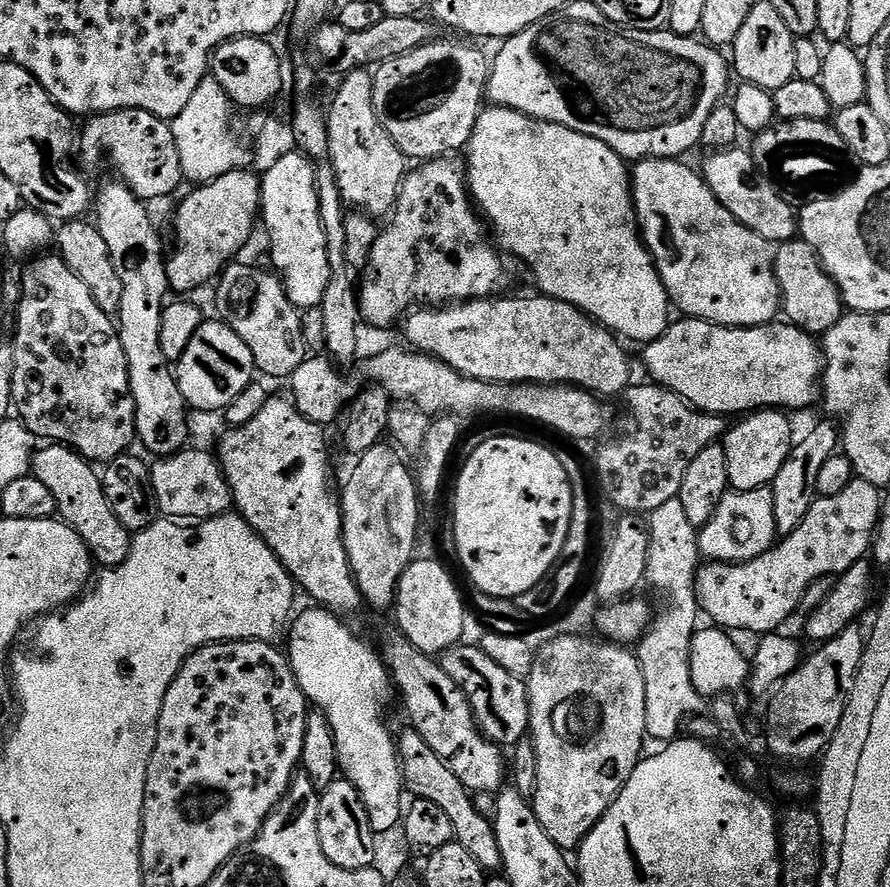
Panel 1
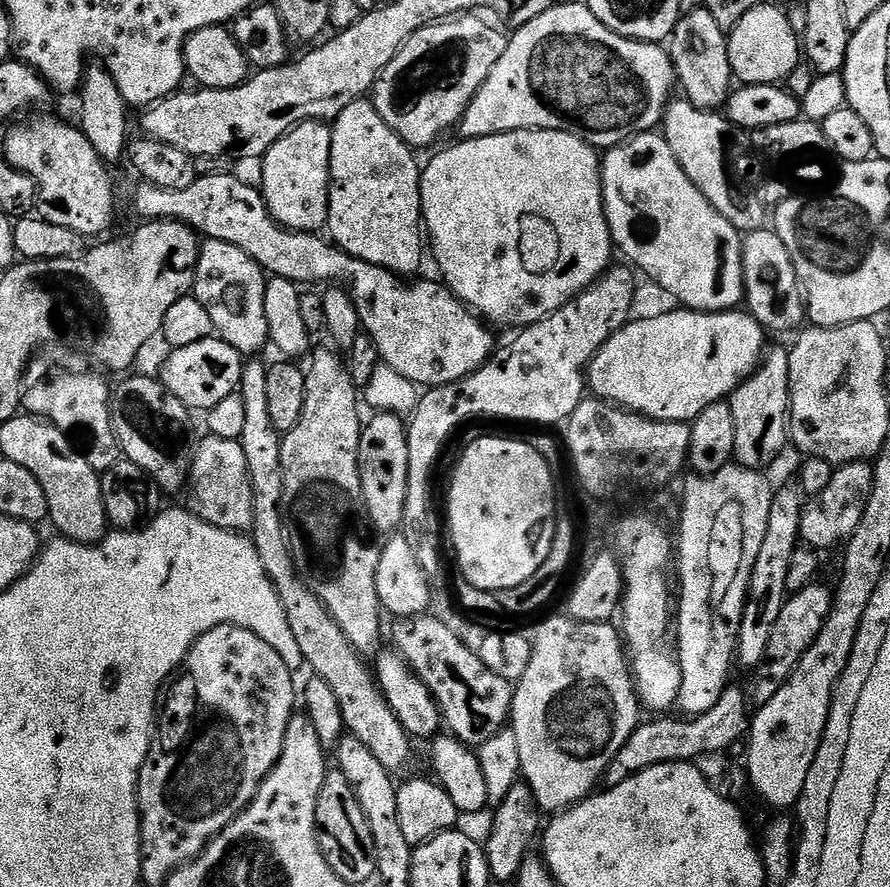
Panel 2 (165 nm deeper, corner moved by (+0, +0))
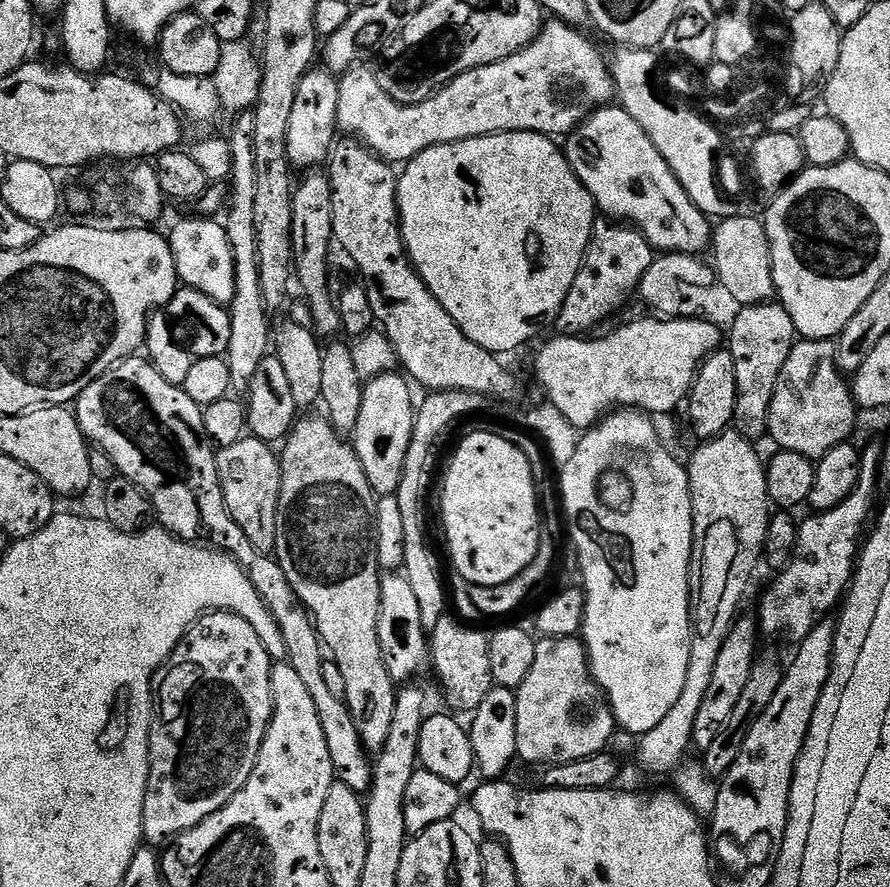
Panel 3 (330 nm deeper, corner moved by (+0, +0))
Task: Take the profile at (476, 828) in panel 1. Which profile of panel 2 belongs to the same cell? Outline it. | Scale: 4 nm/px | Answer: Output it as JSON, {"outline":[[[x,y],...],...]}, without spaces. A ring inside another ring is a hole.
{"outline":[[[260,358],[249,359],[244,365],[243,374],[240,375],[238,389],[242,402],[246,402],[246,423],[242,426],[239,442],[242,446],[242,454],[246,454],[246,466],[250,470],[250,486],[254,490],[254,522],[250,529],[250,539],[258,550],[258,558],[262,558],[262,566],[282,602],[282,610],[286,610],[286,618],[290,621],[290,631],[294,634],[294,639],[298,641],[298,647],[302,649],[305,665],[309,669],[312,667],[311,671],[318,678],[322,678],[322,682],[327,682],[334,689],[334,695],[338,697],[338,706],[342,710],[347,735],[358,738],[358,742],[365,743],[367,748],[374,753],[374,758],[382,762],[382,766],[386,766],[389,770],[404,768],[412,756],[413,741],[402,726],[402,722],[398,722],[398,718],[390,710],[373,669],[369,663],[367,666],[364,662],[365,657],[348,641],[346,634],[342,634],[342,626],[334,622],[330,610],[326,610],[326,606],[322,606],[319,598],[308,589],[306,582],[296,570],[296,564],[292,560],[292,551],[288,549],[284,512],[280,508],[282,506],[282,446],[280,445],[282,434],[270,418],[269,398],[266,391],[268,370],[269,365],[263,364]]]}

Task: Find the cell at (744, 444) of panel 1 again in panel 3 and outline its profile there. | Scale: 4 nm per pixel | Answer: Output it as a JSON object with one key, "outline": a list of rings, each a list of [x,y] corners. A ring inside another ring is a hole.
{"outline":[[[778,302],[766,304],[750,304],[739,309],[740,313],[732,320],[732,329],[726,332],[726,348],[734,358],[734,374],[738,382],[738,402],[734,406],[734,428],[741,432],[747,440],[760,442],[768,436],[768,419],[770,418],[770,402],[774,398],[774,386],[778,386],[778,374],[782,374],[782,366],[786,366],[786,358],[790,358],[790,350],[798,343],[796,327],[786,314],[786,310]]]}

